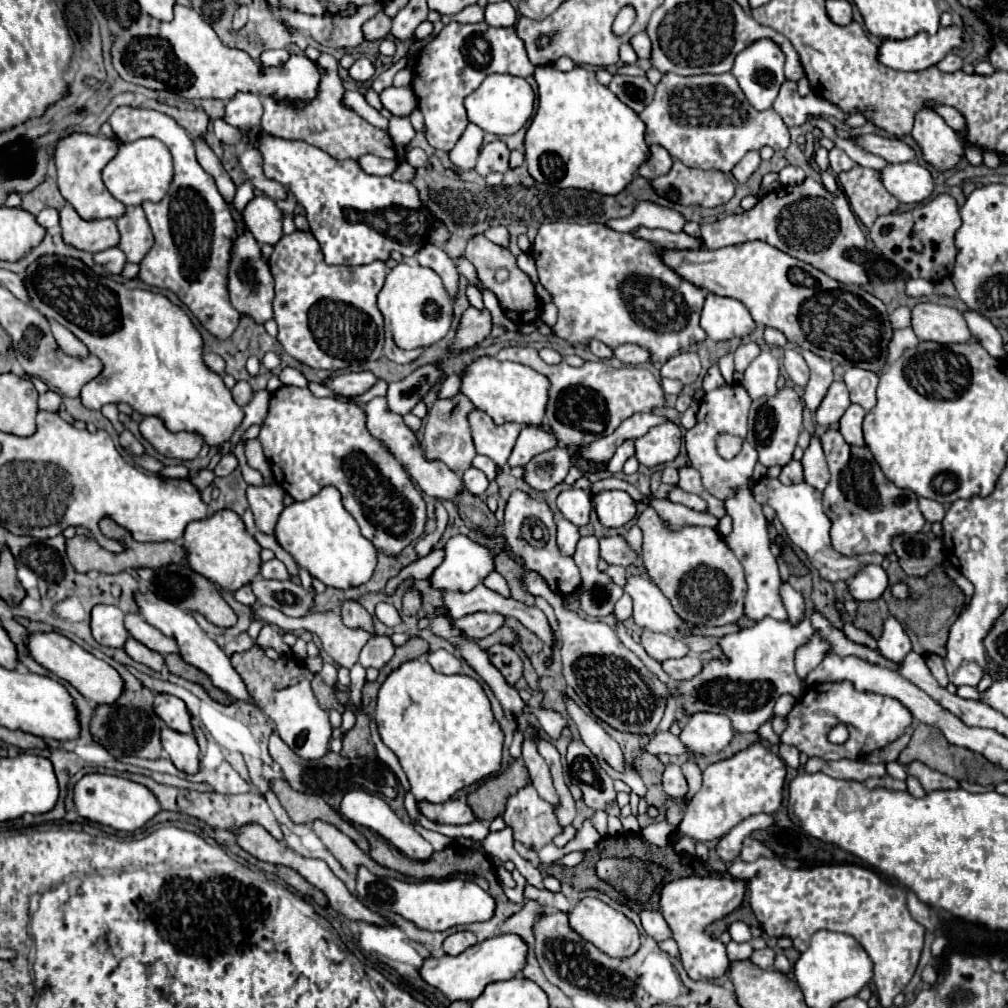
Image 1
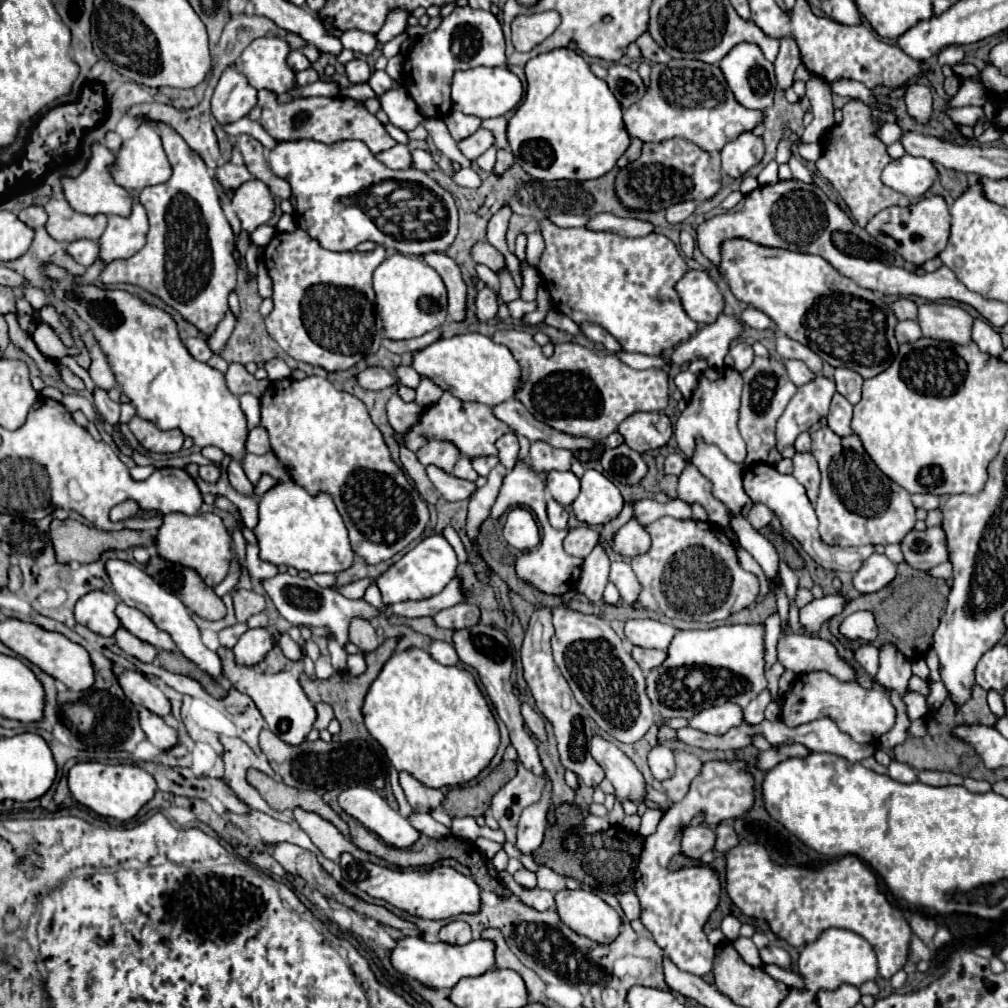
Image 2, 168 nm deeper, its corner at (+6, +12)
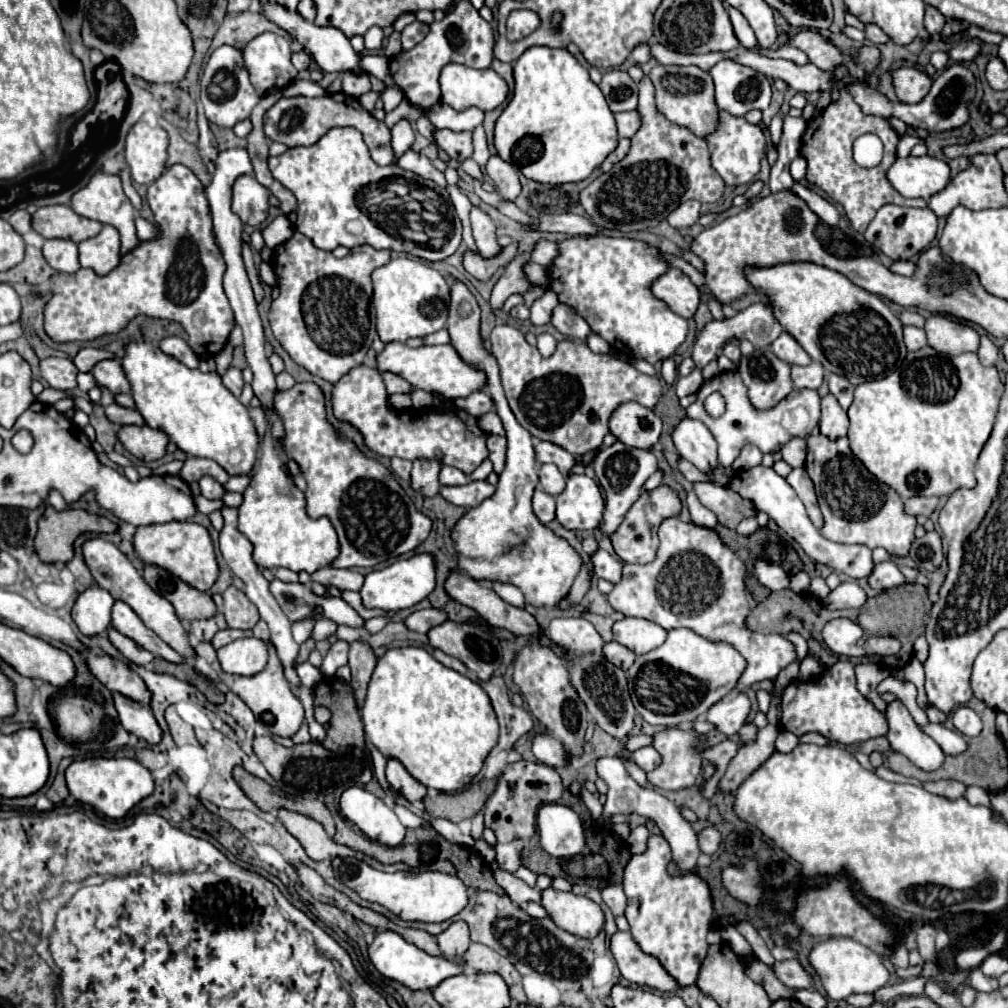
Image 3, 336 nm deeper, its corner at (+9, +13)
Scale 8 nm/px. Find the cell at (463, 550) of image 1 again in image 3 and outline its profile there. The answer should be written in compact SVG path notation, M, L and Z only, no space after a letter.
M421 553L421 555L413 555L409 559L397 561L397 563L389 565L387 569L365 575L365 583L359 591L359 595L363 599L363 607L367 607L367 609L379 607L385 611L399 611L399 609L407 609L407 607L413 607L415 603L423 601L433 589L435 589L435 561L429 553Z

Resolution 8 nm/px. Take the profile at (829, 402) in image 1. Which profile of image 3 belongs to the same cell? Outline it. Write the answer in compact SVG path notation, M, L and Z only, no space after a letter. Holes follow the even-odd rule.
M727 371L727 373L721 373L721 375L713 377L711 383L703 385L697 391L697 401L687 407L687 417L699 419L707 425L707 429L713 433L713 437L719 445L719 463L723 467L729 467L747 443L757 445L761 449L761 453L767 454L779 451L793 437L803 437L803 439L809 437L811 431L815 429L815 425L819 423L819 419L817 419L819 417L819 401L821 399L819 399L815 389L793 389L793 393L789 393L789 397L781 399L773 409L759 411L759 409L753 409L749 397L747 397L747 389L745 389L739 373L737 371ZM713 391L719 391L727 401L727 409L719 419L709 417L703 409L703 399L707 395L711 395Z

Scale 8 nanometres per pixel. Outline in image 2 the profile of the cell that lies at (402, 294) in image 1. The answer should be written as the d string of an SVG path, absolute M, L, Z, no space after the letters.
M392 254L374 270L374 292L376 292L376 312L382 318L384 334L392 340L408 340L422 336L444 324L446 310L446 290L444 282L434 268L426 262L406 256Z

